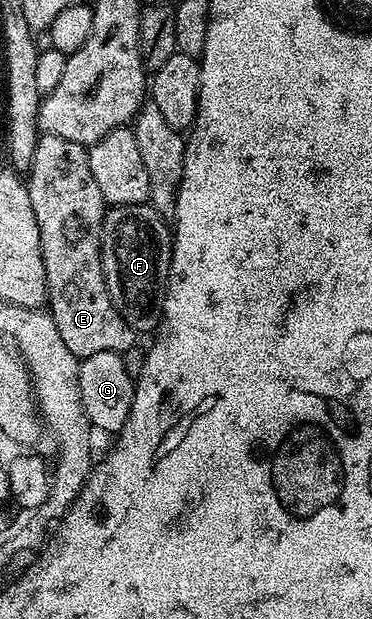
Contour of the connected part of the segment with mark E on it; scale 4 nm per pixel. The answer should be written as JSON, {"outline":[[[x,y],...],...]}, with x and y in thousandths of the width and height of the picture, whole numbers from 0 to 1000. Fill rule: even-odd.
{"outline":[[[110,216],[97,229],[86,263],[70,278],[70,294],[81,312],[81,331],[91,331],[91,357],[102,357],[102,376],[113,389],[113,422],[124,428],[129,456],[126,501],[145,525],[156,525],[156,540],[177,556],[177,564],[218,582],[253,577],[253,570],[320,567],[368,559],[371,541],[323,511],[306,486],[290,472],[280,452],[280,436],[269,420],[269,372],[280,362],[285,330],[253,279],[242,279],[237,237],[223,231],[177,228],[177,221]]]}

